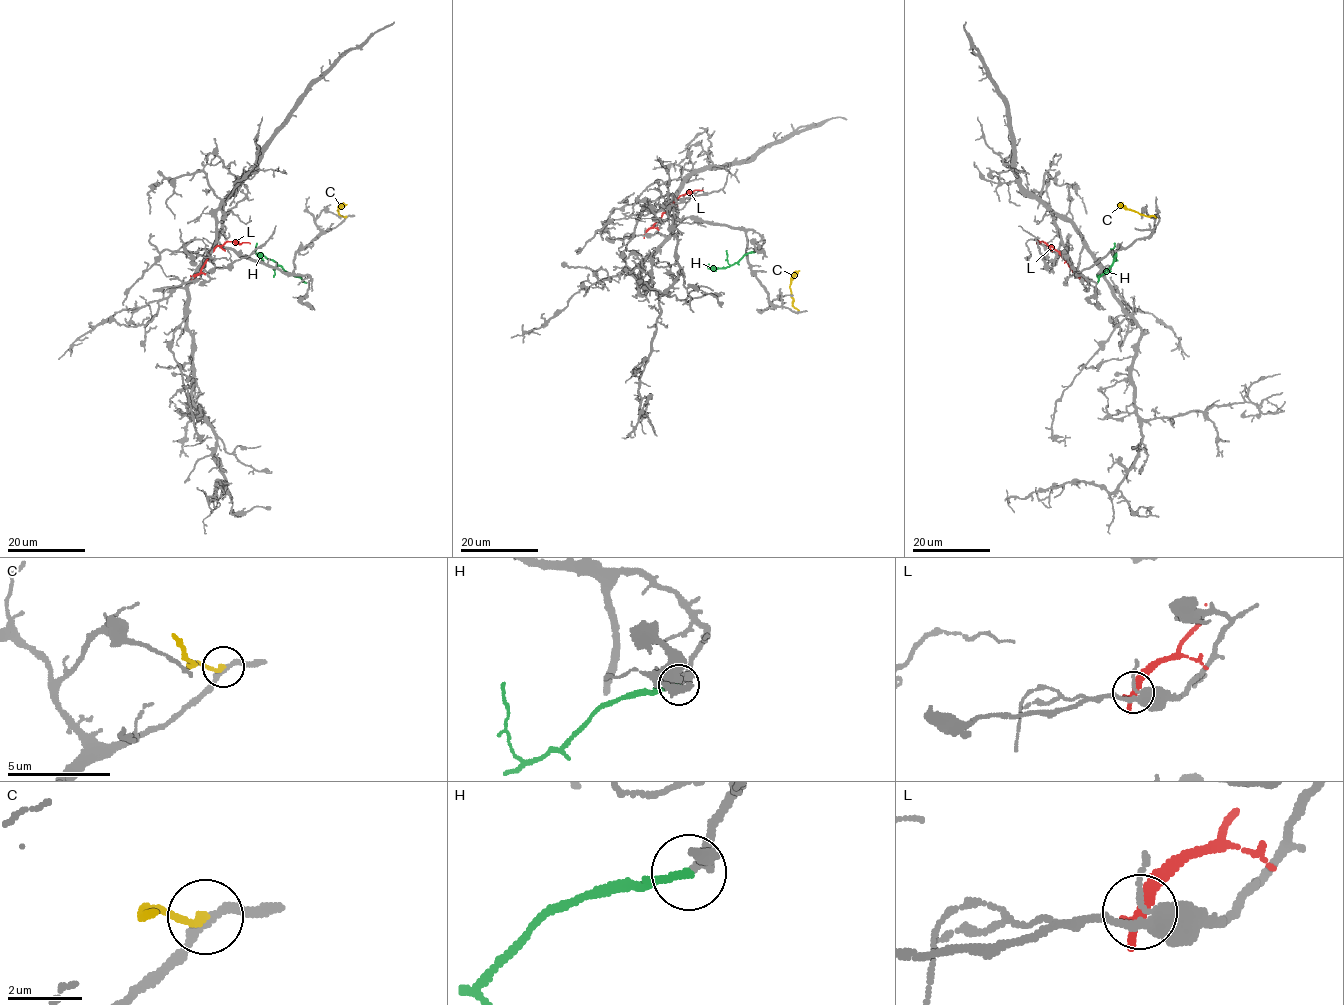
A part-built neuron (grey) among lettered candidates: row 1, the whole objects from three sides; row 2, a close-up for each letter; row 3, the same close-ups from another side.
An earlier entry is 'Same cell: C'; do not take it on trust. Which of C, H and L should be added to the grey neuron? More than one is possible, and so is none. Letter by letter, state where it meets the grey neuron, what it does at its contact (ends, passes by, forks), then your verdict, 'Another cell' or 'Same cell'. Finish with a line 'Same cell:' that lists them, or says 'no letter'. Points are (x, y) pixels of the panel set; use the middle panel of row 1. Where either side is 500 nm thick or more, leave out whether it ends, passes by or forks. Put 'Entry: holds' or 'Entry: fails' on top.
Entry: fails
C: Touches grey at (799, 311). It ends there. Another cell
H: Touches grey at (759, 250). It ends there. Same cell
L: Touches grey at (644, 234). It ends there. Another cell
Same cell: H

